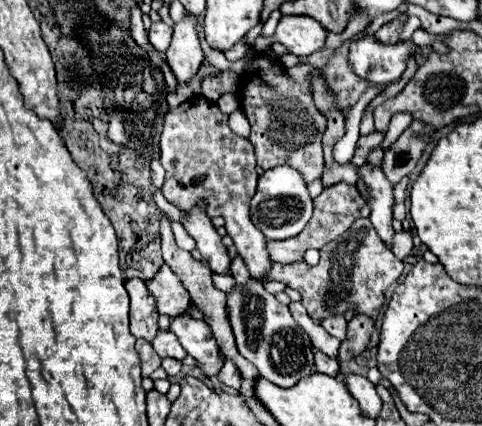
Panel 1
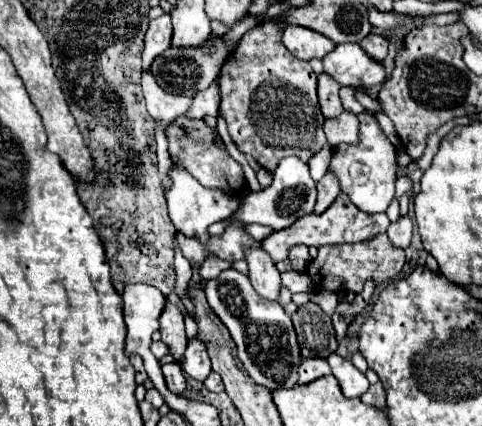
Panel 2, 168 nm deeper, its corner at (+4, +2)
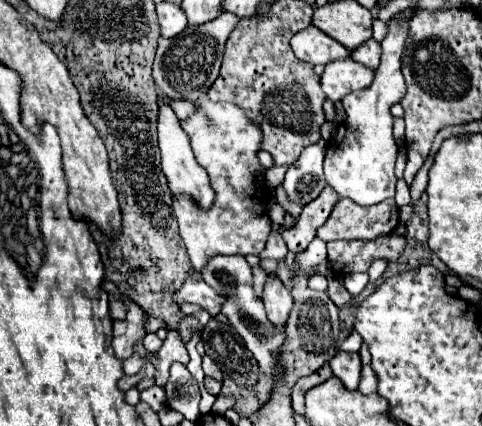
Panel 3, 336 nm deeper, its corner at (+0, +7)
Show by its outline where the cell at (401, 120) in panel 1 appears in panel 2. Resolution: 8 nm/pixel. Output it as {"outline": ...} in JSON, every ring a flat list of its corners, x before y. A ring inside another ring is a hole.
{"outline":[[368,111,358,115,360,133,358,145,344,145,334,151,330,161,330,173,334,173,340,181,340,189,350,197,350,201,364,213,382,213,388,209,394,197,394,181,396,181,396,149,380,129,376,117]]}

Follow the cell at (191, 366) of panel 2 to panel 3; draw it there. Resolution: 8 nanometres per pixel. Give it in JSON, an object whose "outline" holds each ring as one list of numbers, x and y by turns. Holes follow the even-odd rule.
{"outline":[[206,354,202,356,202,368,204,368,204,374,206,374,206,376,212,376,212,378,216,378,216,380,222,380,220,368,218,368,216,362,214,362,212,358,208,358]]}

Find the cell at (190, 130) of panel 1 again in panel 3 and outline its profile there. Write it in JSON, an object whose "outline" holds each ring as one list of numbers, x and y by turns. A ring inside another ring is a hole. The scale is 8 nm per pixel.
{"outline":[[274,272,266,276,262,302,268,312,268,318,274,324,286,324,288,312,292,310,292,296,290,296,290,290,282,284,282,280,278,280]]}

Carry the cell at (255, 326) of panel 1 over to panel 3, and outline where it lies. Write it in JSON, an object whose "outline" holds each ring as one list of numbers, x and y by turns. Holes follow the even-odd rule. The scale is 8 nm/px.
{"outline":[[214,256,208,262,208,268,202,272,204,280,224,298,222,302,222,314,228,318,228,322,234,326,234,330,242,336,246,348,254,354,260,372,266,374,270,380,282,380,286,374,286,368,282,366,282,348,286,344,286,326,276,326,268,320,262,300,254,294,252,288,252,272,248,262,242,256]]}

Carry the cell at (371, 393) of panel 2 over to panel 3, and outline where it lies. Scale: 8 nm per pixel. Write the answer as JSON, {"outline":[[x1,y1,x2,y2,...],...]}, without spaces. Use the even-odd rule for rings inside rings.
{"outline":[[370,366,362,368,362,382,360,382,358,390,362,394,376,394,376,390,378,390,378,378,374,376,374,370]]}

